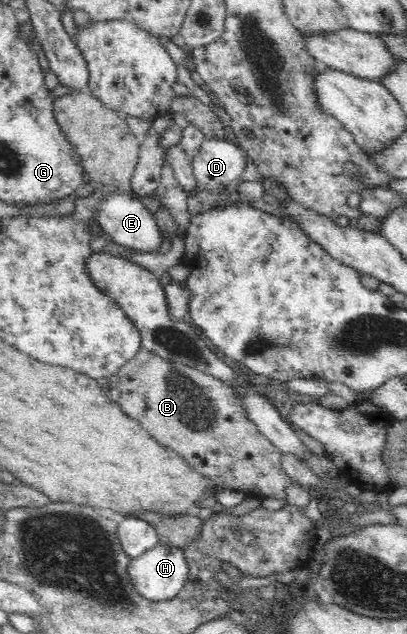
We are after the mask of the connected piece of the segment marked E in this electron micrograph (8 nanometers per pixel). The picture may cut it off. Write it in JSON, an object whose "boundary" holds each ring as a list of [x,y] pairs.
{"boundary":[[[116,191],[105,196],[97,211],[95,222],[98,228],[105,234],[110,234],[114,242],[142,253],[158,251],[165,233],[160,232],[158,222],[154,219],[154,213],[150,212],[143,200],[134,198],[130,193]]]}

